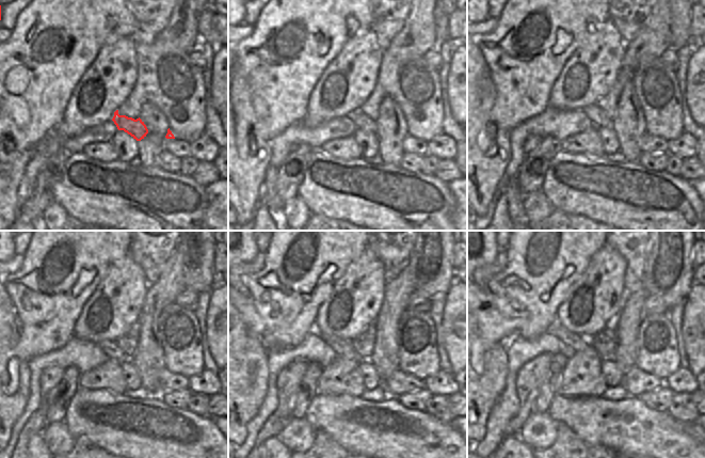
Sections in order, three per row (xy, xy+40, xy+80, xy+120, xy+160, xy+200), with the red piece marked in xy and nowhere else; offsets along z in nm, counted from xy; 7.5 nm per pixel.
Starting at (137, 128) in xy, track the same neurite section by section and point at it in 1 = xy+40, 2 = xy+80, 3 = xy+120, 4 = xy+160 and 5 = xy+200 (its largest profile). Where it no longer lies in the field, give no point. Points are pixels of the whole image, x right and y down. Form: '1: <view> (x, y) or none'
1: xy+40 (362, 122)
2: xy+80 (596, 116)
3: xy+120 (111, 349)
4: xy+160 (343, 348)
5: xy+200 (576, 342)

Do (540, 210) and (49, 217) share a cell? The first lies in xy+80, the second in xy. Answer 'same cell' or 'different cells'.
same cell

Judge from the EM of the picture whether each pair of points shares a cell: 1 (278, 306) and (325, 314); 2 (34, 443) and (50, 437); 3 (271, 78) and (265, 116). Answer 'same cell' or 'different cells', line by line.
1: different cells
2: different cells
3: same cell

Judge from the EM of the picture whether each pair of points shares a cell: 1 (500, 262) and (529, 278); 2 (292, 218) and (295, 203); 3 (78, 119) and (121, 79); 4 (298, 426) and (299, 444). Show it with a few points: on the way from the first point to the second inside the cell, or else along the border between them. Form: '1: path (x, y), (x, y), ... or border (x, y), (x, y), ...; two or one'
1: border (507, 250), (507, 264), (487, 282); two
2: path (294, 215), (295, 206); one
3: path (91, 116), (101, 109), (108, 92); one
4: path (298, 430), (299, 440); one

